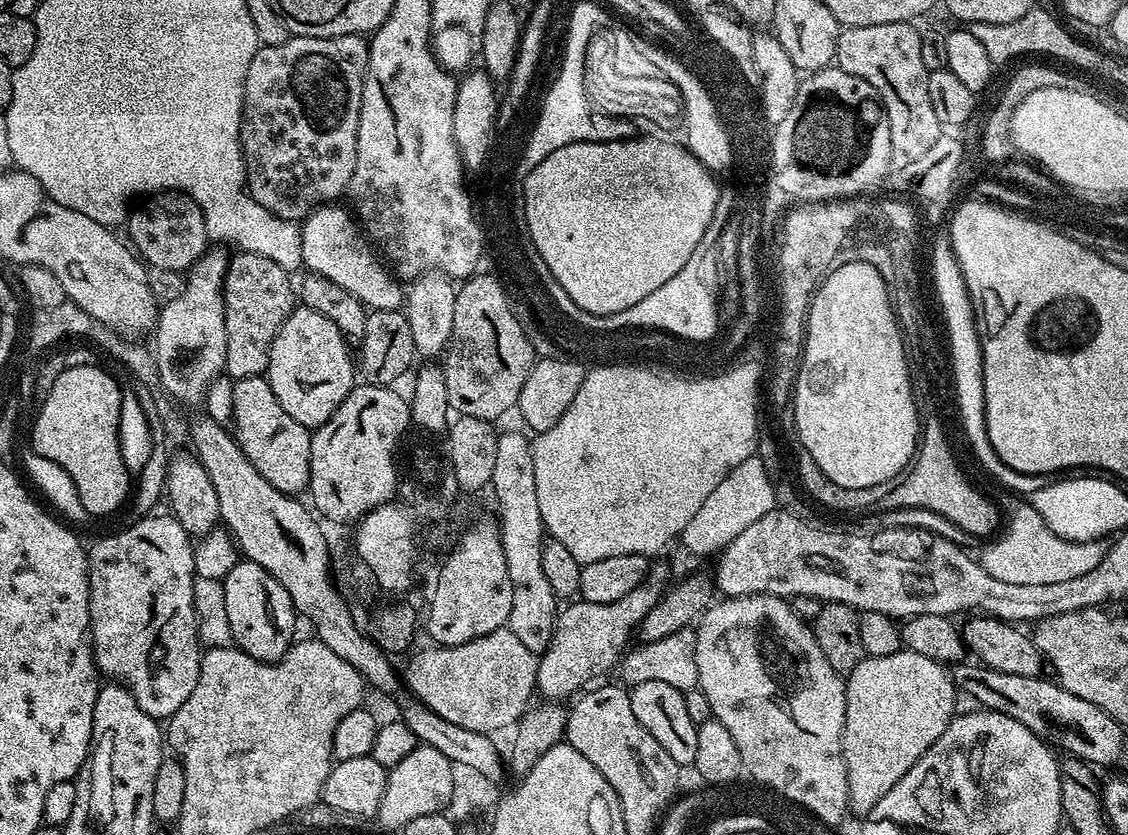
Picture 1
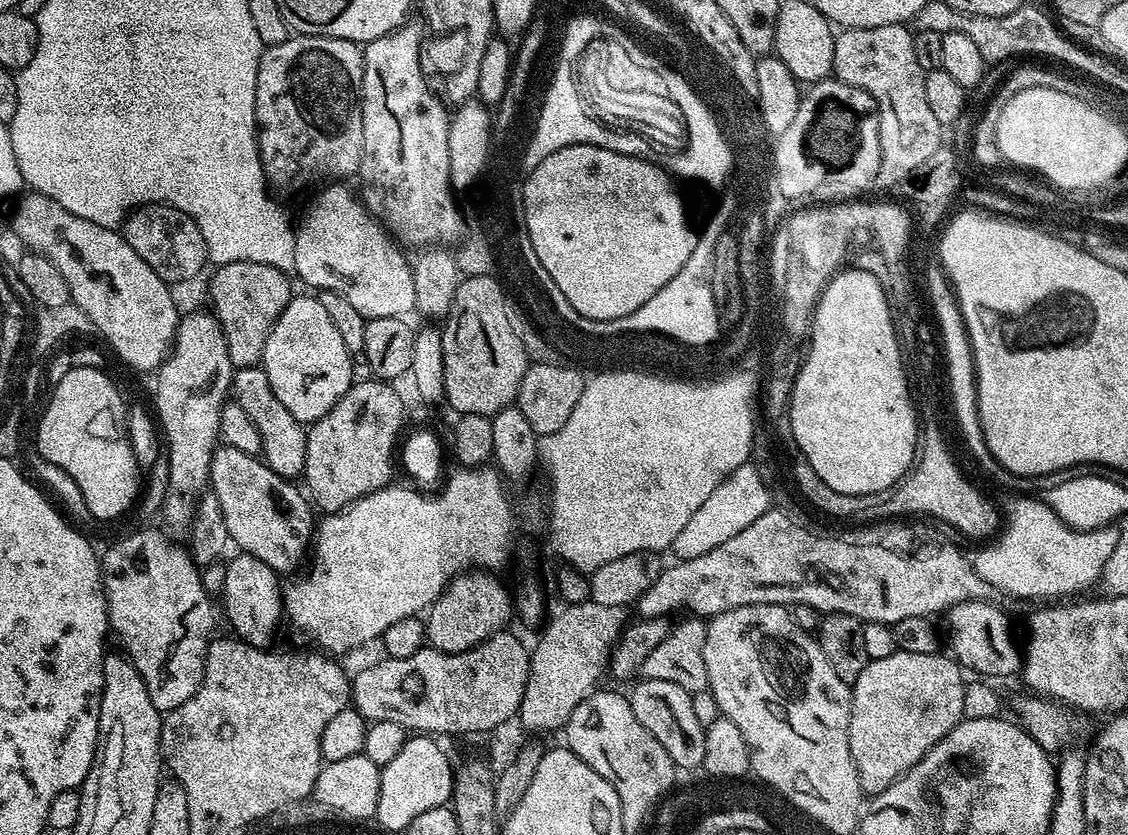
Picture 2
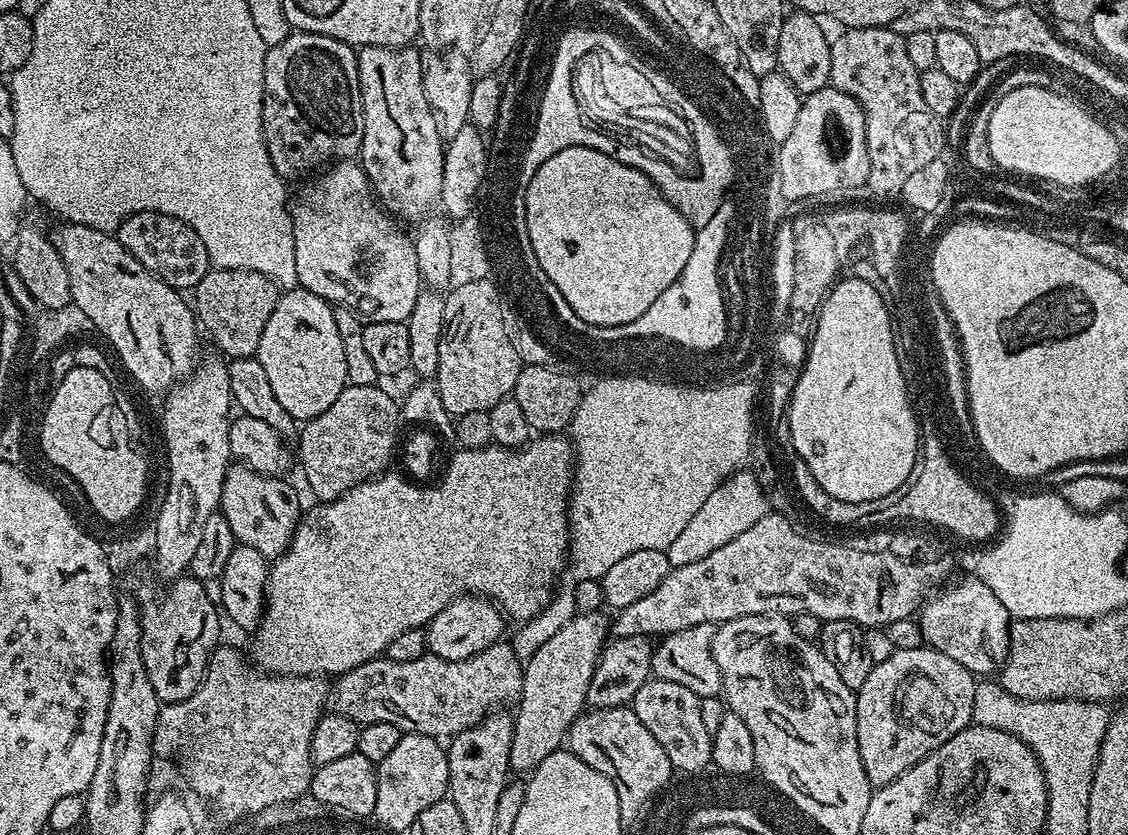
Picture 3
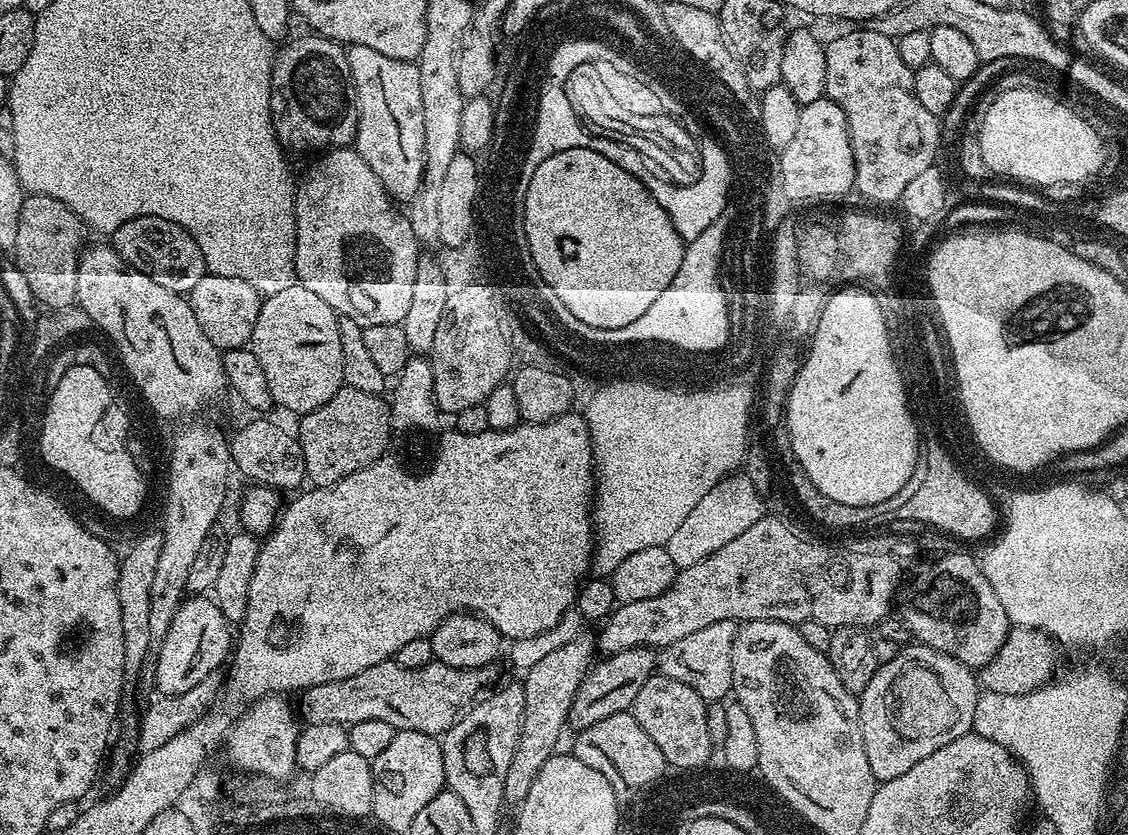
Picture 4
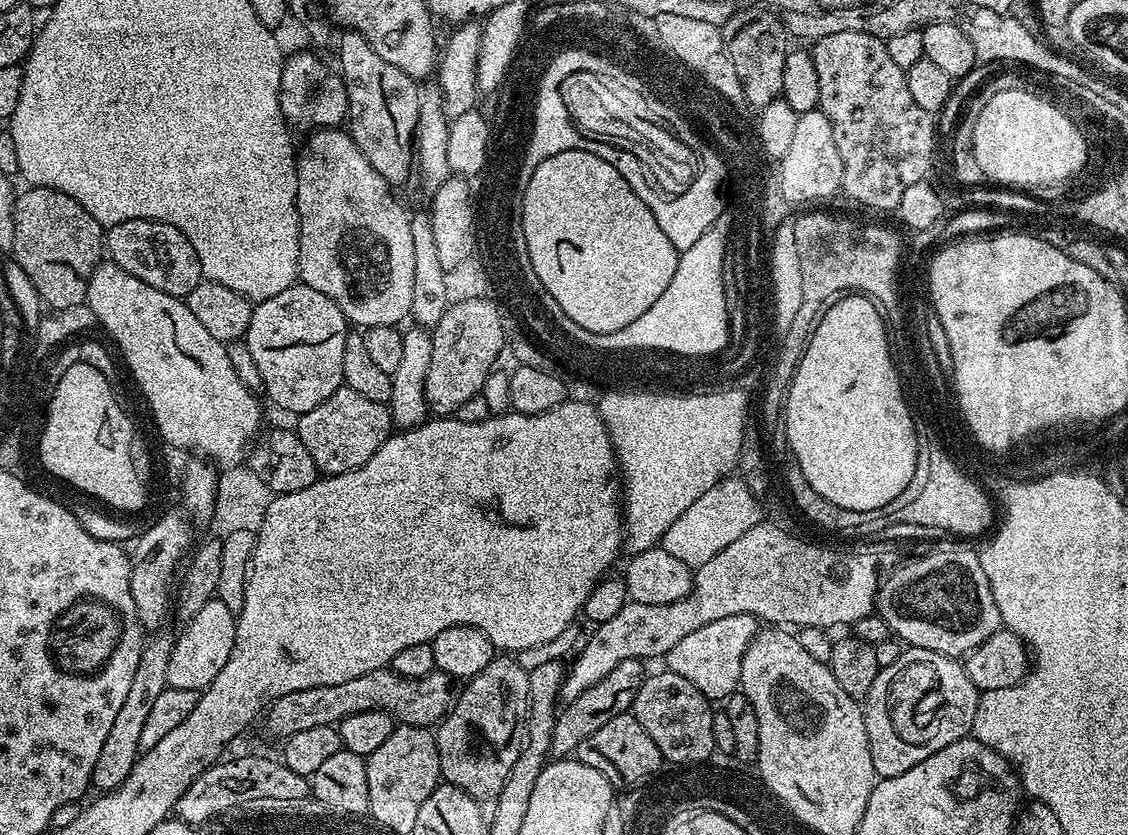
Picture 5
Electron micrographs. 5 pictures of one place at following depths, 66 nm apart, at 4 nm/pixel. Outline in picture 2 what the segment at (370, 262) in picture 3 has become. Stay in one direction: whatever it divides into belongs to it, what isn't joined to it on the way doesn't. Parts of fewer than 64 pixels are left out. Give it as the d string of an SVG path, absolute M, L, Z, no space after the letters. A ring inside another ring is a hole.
M334 182L323 187L321 192L297 221L295 236L295 275L301 277L314 290L342 294L344 298L366 319L374 317L405 317L416 306L414 282L409 260L401 253L387 229L375 220L364 207L360 198Z

